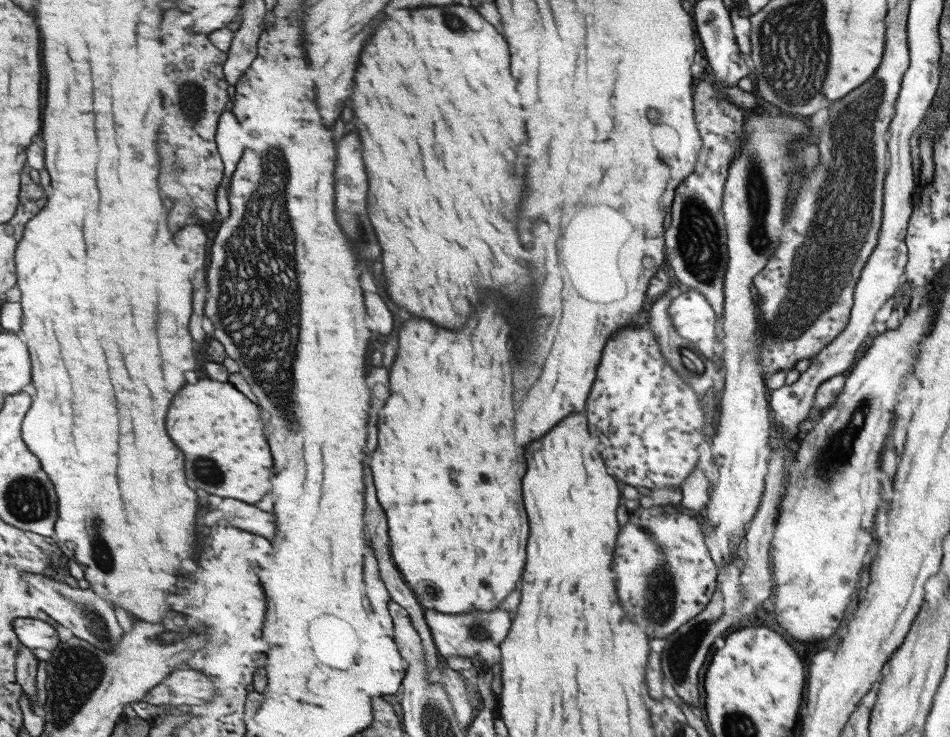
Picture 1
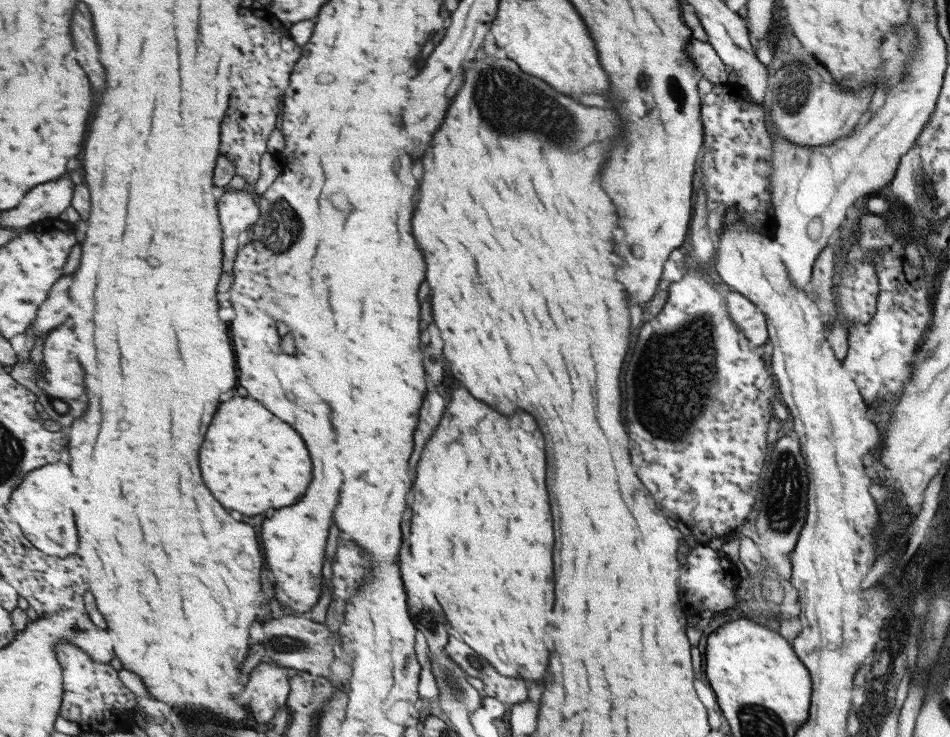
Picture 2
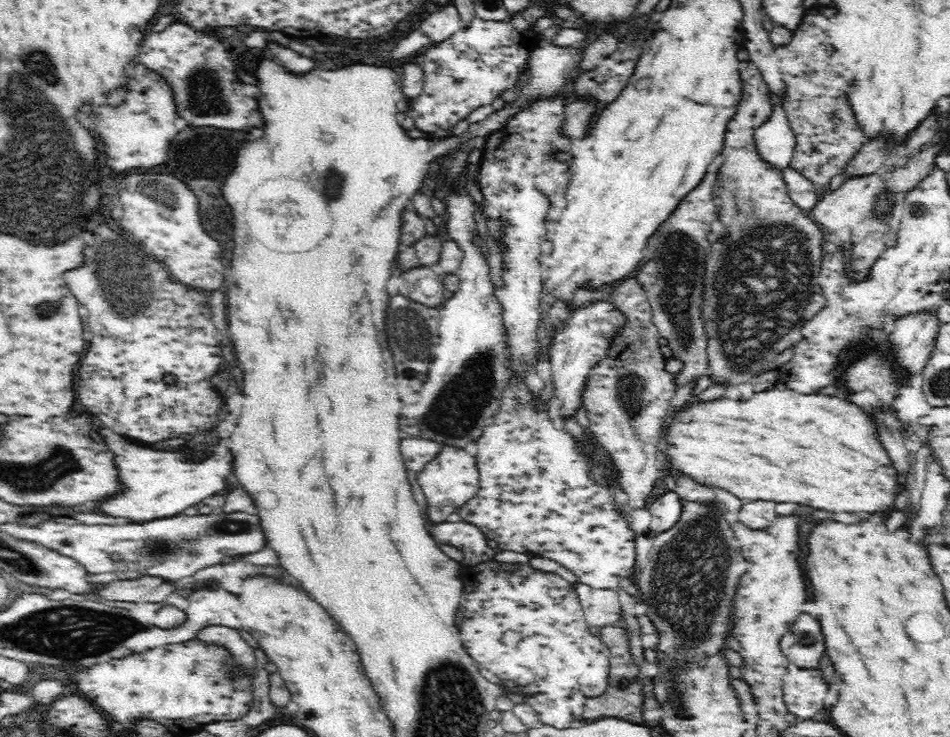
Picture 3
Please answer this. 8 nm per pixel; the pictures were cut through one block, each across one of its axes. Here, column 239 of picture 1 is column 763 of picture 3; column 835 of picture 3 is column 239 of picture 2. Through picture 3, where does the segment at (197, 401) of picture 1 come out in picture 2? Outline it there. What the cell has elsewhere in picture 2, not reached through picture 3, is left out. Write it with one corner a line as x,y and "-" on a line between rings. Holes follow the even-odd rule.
235,396
233,400
221,404
221,412
217,412
213,428
209,428
209,440
205,440
205,448
201,448
201,472
205,472
205,482
213,488
213,494
221,500
221,504
225,504
225,508
257,516
269,508
297,504
305,496
313,478
313,464
307,444
295,428
271,414
261,402

